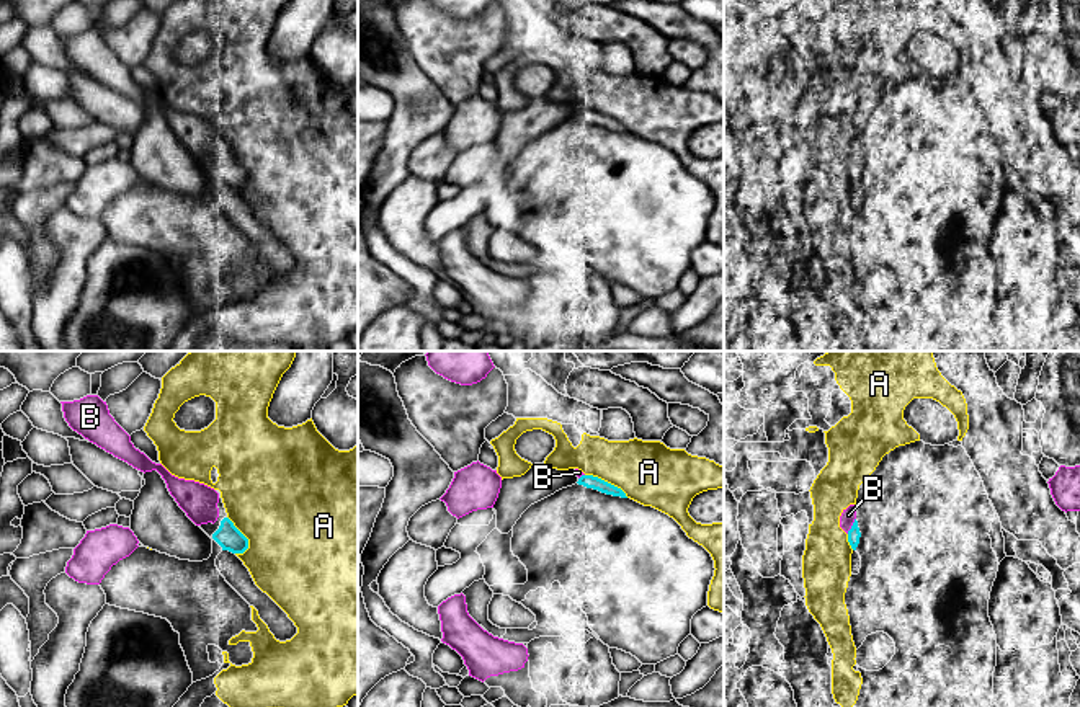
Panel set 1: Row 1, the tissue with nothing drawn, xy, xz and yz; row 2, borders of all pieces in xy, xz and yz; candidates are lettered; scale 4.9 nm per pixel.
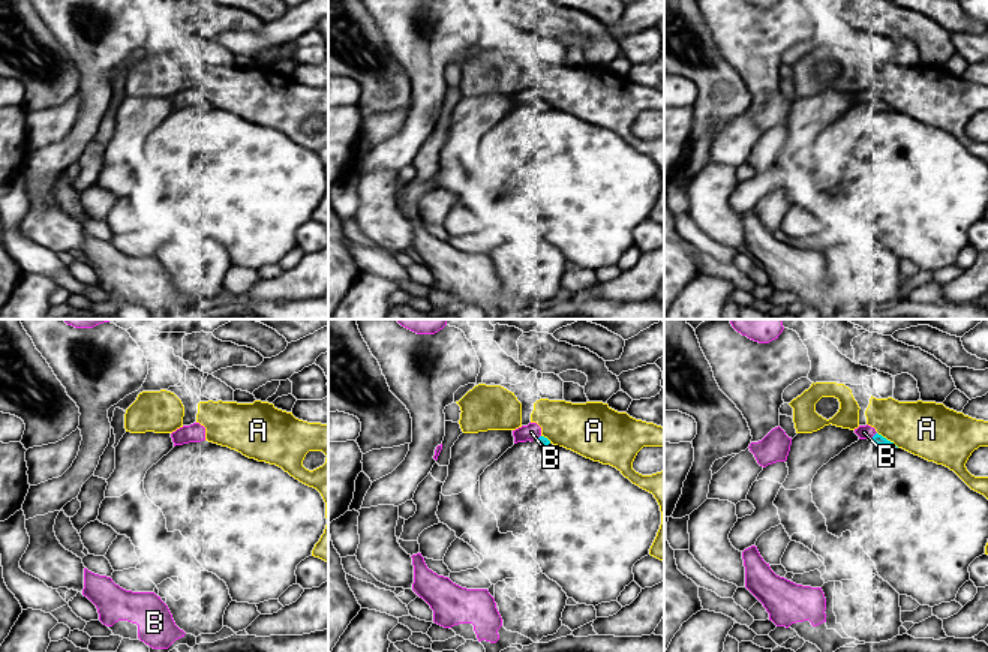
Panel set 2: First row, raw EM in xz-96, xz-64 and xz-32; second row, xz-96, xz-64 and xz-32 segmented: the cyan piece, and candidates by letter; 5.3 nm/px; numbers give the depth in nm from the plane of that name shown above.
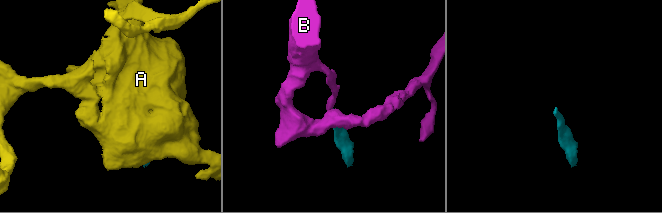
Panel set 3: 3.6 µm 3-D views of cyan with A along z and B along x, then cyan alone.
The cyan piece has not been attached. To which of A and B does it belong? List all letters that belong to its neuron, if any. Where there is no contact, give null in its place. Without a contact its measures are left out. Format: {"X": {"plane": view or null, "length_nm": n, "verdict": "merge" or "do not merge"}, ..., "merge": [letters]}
{"A": {"plane": "xz", "length_nm": 240, "verdict": "do not merge"}, "B": {"plane": "yz", "length_nm": 90, "verdict": "merge"}, "merge": ["B"]}

